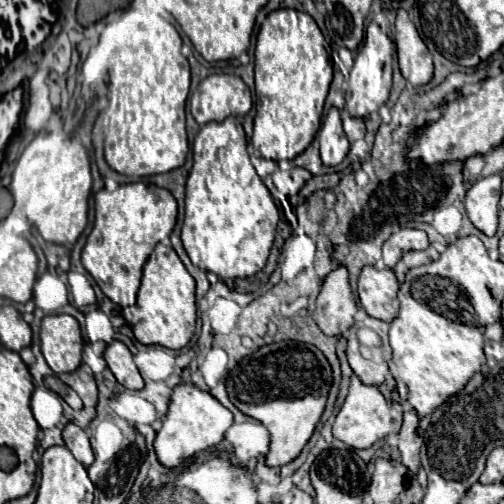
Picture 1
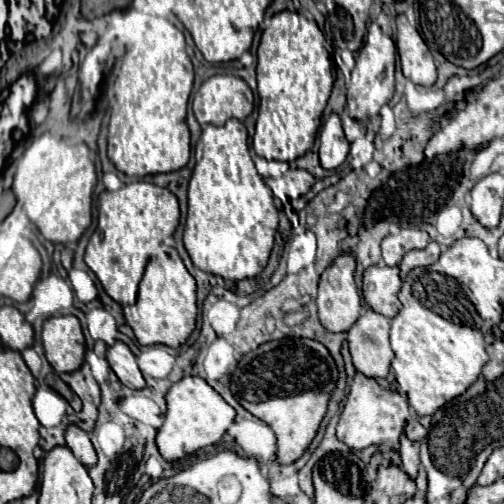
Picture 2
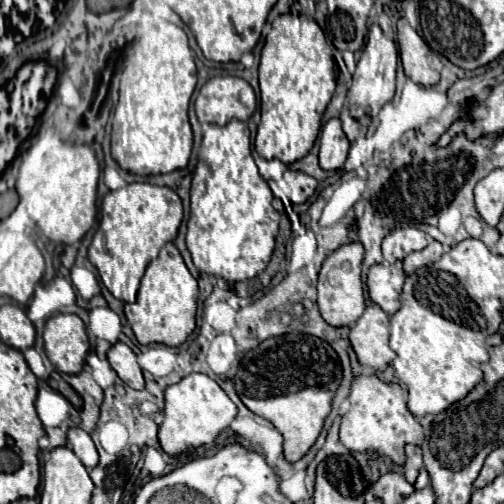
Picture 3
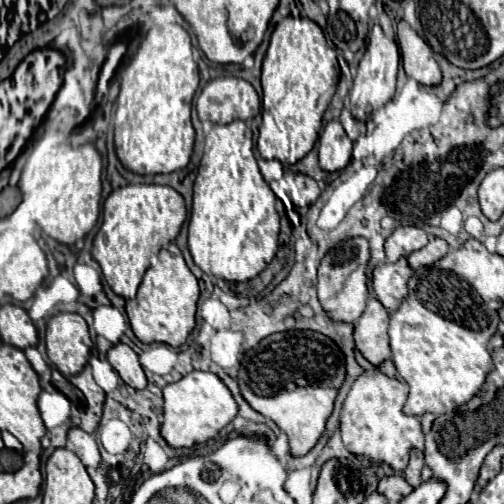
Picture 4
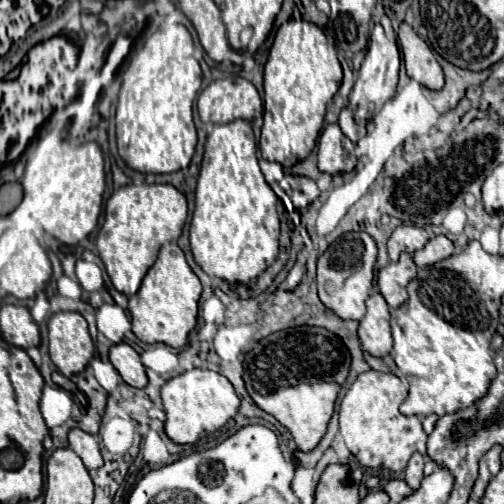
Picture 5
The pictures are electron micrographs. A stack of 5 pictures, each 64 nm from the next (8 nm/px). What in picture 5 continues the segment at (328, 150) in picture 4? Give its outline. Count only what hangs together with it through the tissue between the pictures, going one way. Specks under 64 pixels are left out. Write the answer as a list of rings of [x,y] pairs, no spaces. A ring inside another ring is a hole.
[[[328,124],[319,137],[317,166],[320,172],[344,174],[352,172],[356,166],[354,144],[342,134],[338,124]]]

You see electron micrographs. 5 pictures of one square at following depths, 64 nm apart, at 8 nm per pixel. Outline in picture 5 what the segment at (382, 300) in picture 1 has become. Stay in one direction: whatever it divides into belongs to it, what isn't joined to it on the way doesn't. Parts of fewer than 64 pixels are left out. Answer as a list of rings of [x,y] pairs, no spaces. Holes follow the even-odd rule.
[[[406,252],[400,254],[400,260],[396,264],[388,264],[380,270],[378,288],[390,308],[398,308],[408,300],[406,286],[412,278],[416,278],[416,264]]]

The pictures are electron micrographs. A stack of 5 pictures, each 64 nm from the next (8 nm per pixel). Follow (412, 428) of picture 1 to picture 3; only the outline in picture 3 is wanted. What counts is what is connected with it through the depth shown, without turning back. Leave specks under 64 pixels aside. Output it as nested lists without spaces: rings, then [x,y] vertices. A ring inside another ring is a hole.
[[[408,444],[406,446],[406,464],[404,464],[404,476],[410,484],[416,482],[418,478],[418,472],[422,468],[422,450],[418,446],[412,446]]]

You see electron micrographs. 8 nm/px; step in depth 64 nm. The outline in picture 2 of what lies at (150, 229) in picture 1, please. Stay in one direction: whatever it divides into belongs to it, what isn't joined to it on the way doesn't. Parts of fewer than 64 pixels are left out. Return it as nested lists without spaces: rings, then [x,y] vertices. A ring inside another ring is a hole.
[[[132,182],[116,192],[102,192],[98,198],[98,226],[86,246],[86,264],[98,276],[106,294],[118,304],[134,304],[138,284],[152,252],[174,234],[180,220],[178,198],[148,182]]]

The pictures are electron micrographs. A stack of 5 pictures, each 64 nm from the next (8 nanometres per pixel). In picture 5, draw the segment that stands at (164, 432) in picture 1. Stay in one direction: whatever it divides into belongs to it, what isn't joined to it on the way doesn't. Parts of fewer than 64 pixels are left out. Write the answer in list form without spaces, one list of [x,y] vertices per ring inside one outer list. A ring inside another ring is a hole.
[[[192,368],[176,378],[170,378],[162,386],[162,402],[166,410],[166,434],[176,444],[194,444],[200,438],[216,432],[230,418],[234,418],[240,408],[240,398],[236,396],[230,380],[204,368]]]

